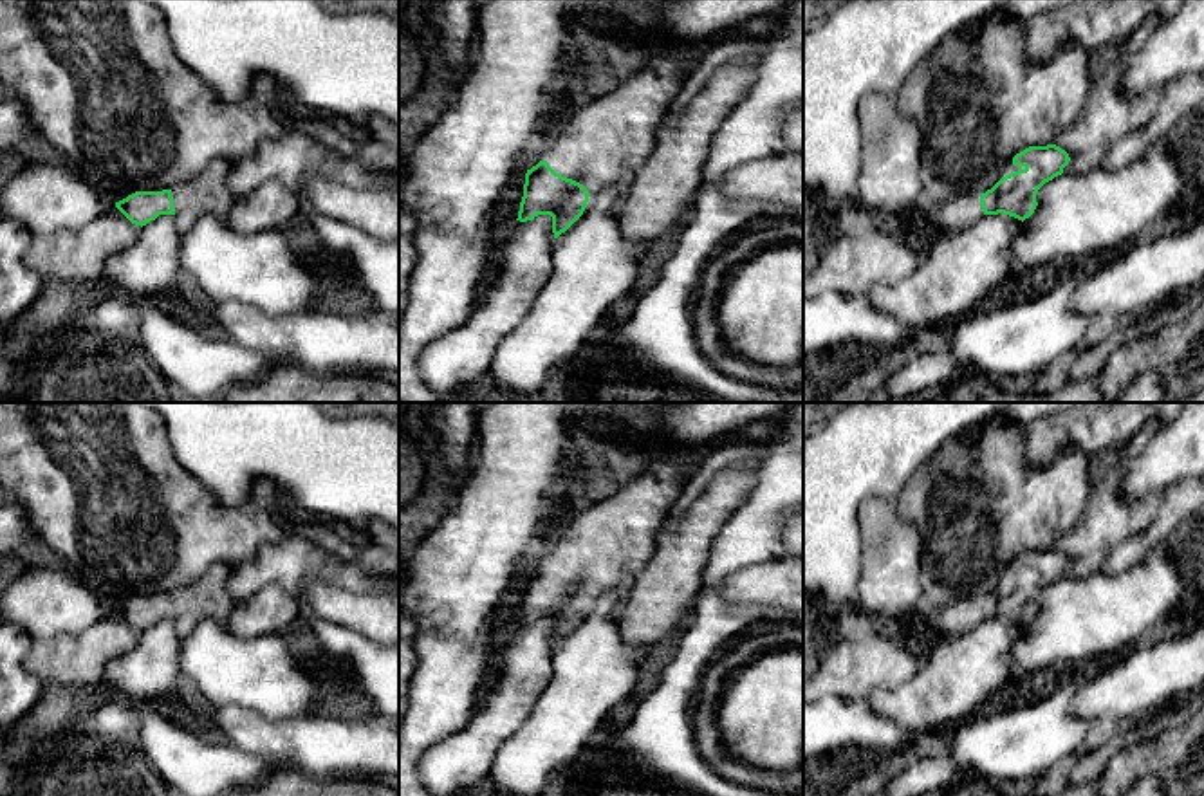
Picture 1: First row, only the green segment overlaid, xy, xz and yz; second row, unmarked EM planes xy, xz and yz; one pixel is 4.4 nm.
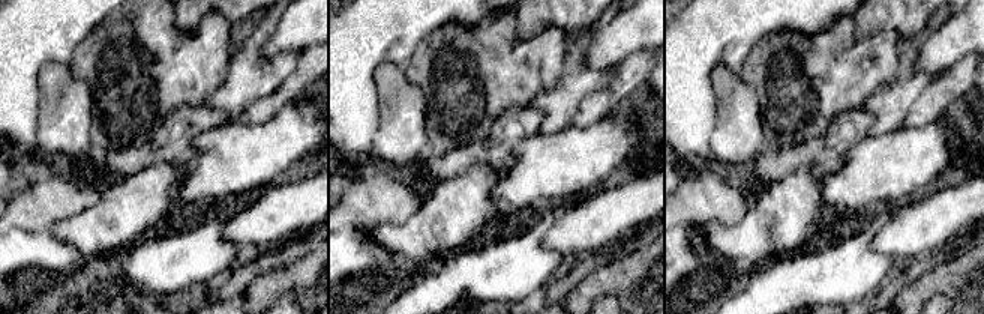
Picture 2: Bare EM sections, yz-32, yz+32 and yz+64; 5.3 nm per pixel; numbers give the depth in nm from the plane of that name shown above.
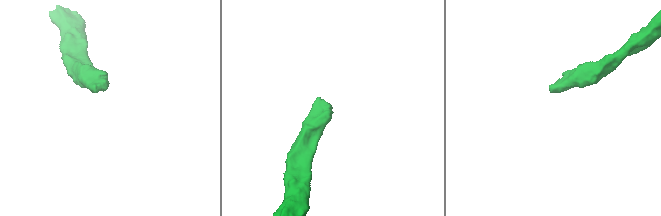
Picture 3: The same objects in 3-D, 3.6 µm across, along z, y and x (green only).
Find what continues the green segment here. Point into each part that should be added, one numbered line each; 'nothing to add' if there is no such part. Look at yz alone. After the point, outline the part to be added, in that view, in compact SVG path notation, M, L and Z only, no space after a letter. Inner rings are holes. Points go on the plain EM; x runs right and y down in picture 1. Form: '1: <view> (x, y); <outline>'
1: yz (961, 616); M980 599L955 601L940 610L922 608L922 625L940 637L955 637L984 621Z

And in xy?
1: xy (208, 598); M215 563L193 585L171 594L175 621L190 628L202 619L226 625L236 599L229 592L231 567Z

